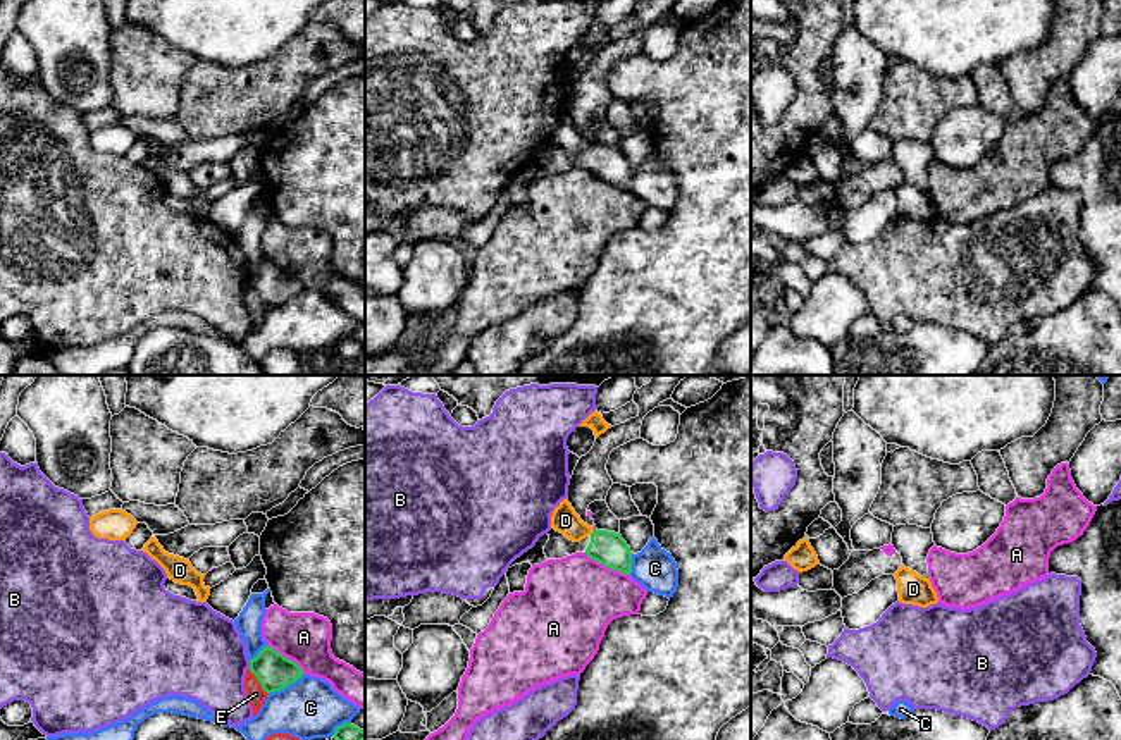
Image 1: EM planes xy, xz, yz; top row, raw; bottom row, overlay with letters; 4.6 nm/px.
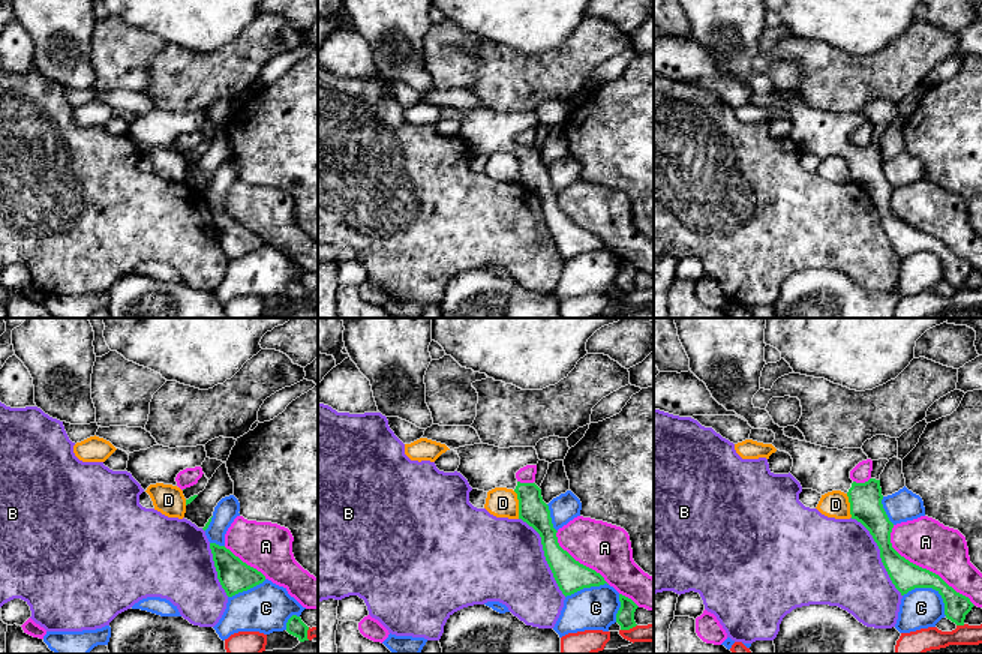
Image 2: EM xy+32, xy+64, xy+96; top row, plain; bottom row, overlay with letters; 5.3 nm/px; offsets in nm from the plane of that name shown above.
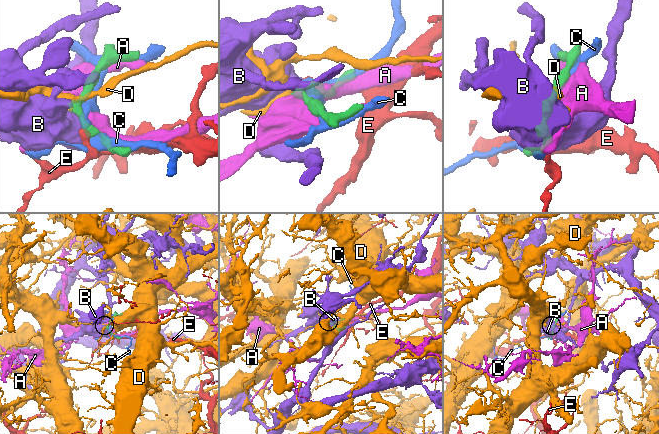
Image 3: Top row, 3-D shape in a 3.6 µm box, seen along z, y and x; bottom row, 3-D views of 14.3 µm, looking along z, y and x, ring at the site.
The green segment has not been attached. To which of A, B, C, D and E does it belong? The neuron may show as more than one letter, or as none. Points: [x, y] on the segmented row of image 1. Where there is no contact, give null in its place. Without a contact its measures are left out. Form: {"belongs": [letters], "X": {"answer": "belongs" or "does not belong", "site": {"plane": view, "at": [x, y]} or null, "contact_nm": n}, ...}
{"belongs": [], "A": {"answer": "does not belong", "site": {"plane": "xz", "at": [606, 567]}, "contact_nm": 240}, "B": {"answer": "does not belong", "site": {"plane": "xy", "at": [250, 663]}, "contact_nm": 40}, "C": {"answer": "does not belong", "site": {"plane": "xy", "at": [286, 685]}, "contact_nm": 190}, "D": {"answer": "does not belong", "site": {"plane": "xz", "at": [593, 532]}, "contact_nm": 40}, "E": {"answer": "does not belong", "site": {"plane": "xy", "at": [259, 680]}, "contact_nm": 160}}

